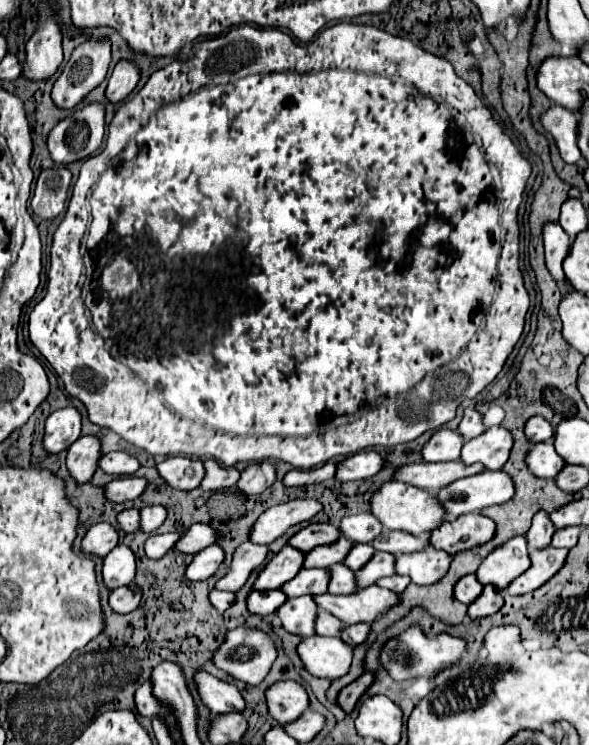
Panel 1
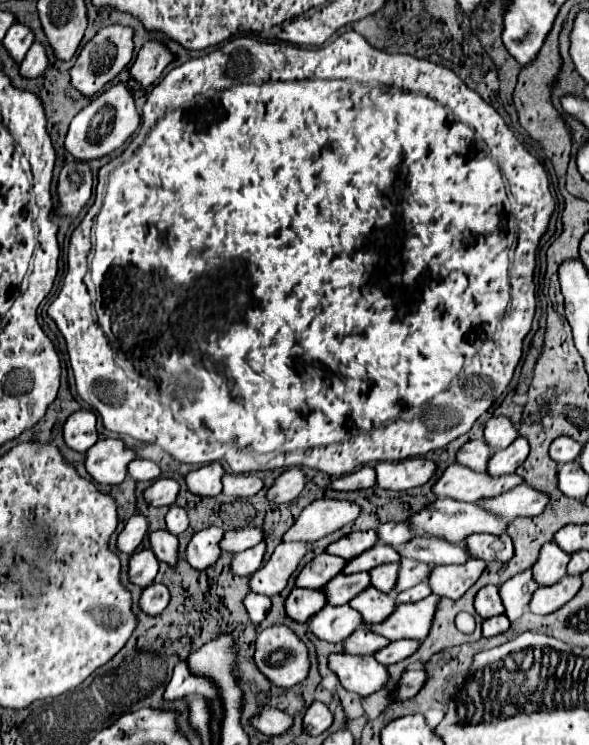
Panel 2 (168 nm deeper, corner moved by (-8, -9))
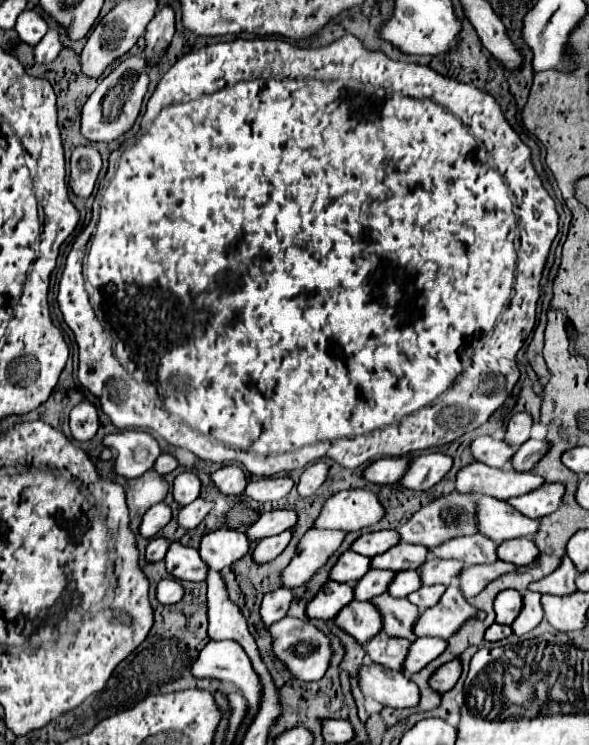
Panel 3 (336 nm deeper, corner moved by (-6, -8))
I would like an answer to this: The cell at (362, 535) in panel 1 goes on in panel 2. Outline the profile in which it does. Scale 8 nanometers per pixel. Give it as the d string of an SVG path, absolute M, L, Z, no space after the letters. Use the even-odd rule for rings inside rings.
M387 522L387 524L381 524L377 528L379 542L383 542L387 546L393 546L393 548L403 546L403 542L411 540L411 536L415 536L415 534L411 534L411 530L409 530L409 526L405 522L401 522L401 524Z

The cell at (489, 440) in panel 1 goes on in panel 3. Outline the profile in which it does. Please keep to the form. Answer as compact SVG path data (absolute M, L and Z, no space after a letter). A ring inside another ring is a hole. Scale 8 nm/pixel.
M529 439L529 441L525 441L525 443L519 447L519 451L513 455L511 463L513 463L513 467L515 467L517 471L533 471L535 463L539 463L539 461L547 455L549 449L551 449L549 441Z

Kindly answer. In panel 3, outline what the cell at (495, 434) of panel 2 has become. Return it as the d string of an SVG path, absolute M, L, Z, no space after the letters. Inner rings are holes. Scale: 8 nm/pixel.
M515 413L507 425L505 441L509 441L513 445L513 449L519 449L519 445L529 439L531 427L533 427L531 413Z

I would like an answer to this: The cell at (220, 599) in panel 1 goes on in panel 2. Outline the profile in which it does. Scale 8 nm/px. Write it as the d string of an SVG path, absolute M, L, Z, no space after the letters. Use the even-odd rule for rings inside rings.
M247 594L245 600L243 600L243 604L245 604L245 610L247 610L251 622L259 624L259 622L265 618L265 614L267 614L267 610L269 610L269 606L271 606L271 600L269 600L267 596Z

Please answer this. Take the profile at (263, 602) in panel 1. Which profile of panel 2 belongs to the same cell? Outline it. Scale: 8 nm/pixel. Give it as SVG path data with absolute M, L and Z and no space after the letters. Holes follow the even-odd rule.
M293 588L285 598L285 614L295 622L307 622L311 614L319 612L325 606L321 590L299 590Z

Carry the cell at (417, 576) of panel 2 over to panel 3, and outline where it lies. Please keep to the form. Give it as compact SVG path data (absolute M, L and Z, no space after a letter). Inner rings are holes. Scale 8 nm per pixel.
M429 557L425 565L421 565L421 581L423 585L449 585L459 573L465 569L463 561L457 559L439 559L439 557Z

